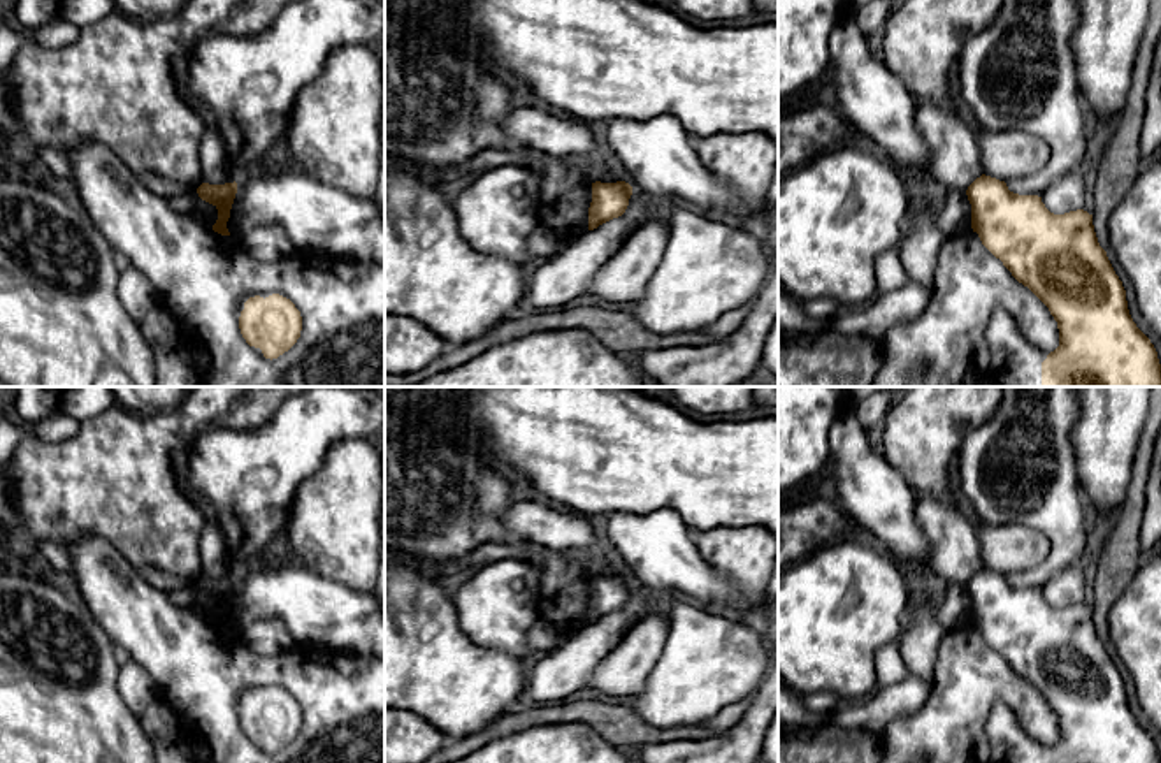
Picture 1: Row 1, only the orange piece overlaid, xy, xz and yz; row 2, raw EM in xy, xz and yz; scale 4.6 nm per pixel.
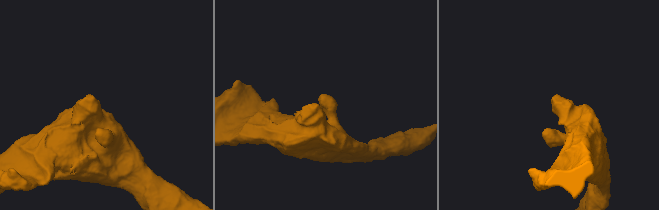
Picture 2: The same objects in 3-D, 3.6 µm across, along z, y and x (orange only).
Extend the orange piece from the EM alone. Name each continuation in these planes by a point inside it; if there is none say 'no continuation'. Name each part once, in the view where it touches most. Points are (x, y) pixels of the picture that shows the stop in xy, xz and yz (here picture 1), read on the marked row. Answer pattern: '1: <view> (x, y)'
1: yz (1014, 361)

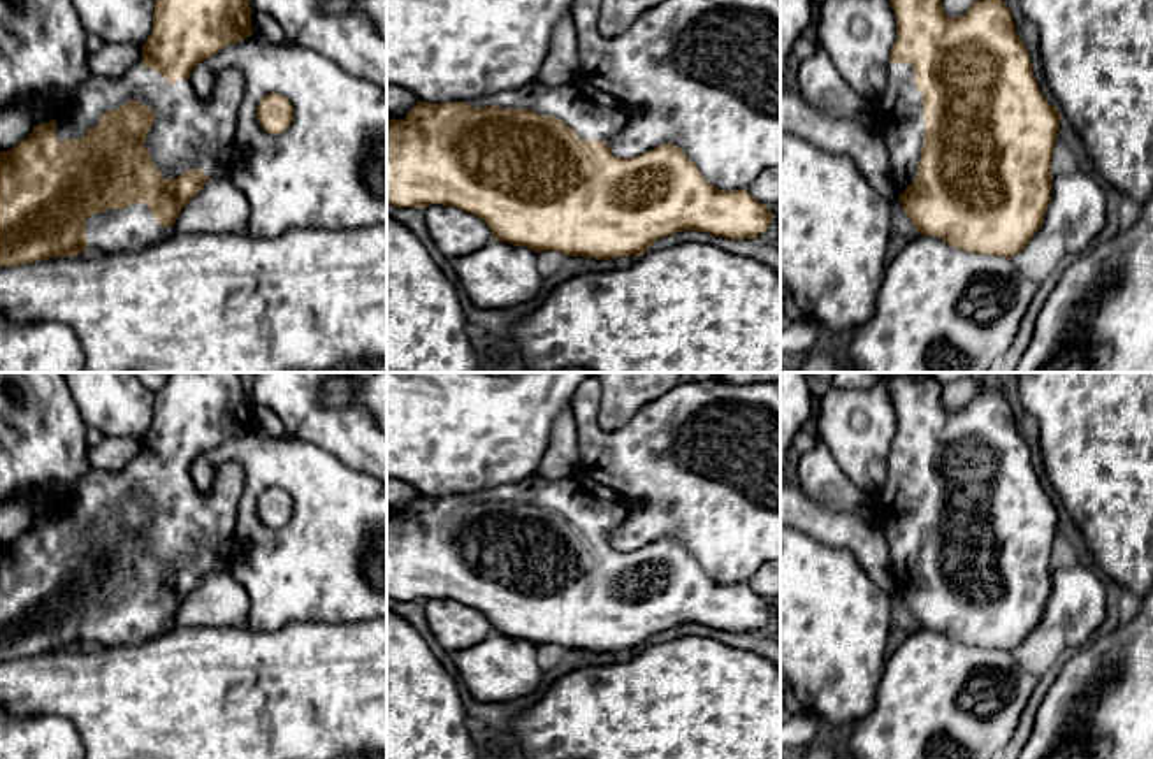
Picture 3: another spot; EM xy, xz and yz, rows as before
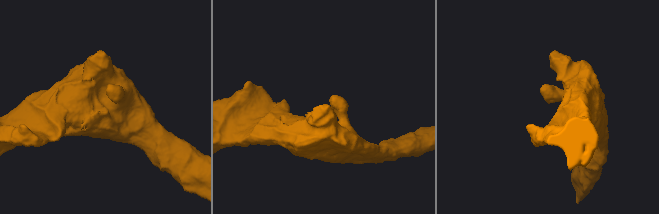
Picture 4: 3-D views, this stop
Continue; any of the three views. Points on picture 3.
1: xy (188, 132)

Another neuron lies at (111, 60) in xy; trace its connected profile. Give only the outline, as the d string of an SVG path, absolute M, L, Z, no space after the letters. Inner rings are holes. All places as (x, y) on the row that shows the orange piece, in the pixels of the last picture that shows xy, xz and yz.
M104 44L98 51L90 53L88 67L91 76L121 77L142 56L139 44Z

